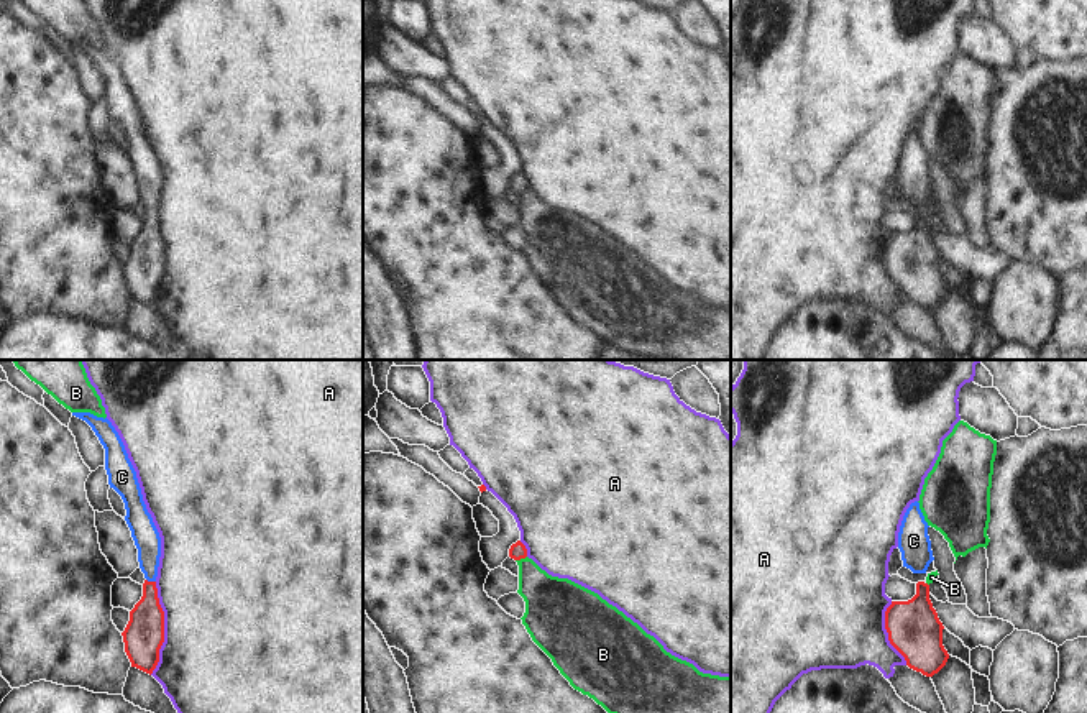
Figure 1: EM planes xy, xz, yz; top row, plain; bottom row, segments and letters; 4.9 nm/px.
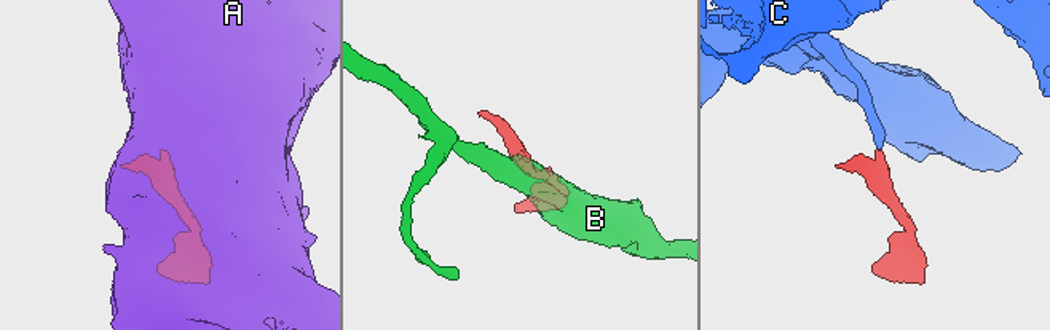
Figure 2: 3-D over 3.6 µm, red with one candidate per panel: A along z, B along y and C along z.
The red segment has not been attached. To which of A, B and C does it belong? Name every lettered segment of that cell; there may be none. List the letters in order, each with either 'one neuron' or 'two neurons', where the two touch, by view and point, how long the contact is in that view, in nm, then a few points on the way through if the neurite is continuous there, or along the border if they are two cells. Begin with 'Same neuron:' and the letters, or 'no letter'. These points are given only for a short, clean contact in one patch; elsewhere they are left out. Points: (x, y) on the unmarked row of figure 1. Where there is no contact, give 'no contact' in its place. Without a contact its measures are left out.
Same neuron: C
A: two neurons | xy (163, 260) | 460 nm
B: two neurons | xz (521, 189) | 60 nm | along xz (526, 188), (516, 193)
C: one neuron | xy (151, 214) | 50 nm | across xy (145, 263), (151, 214), (145, 166)

